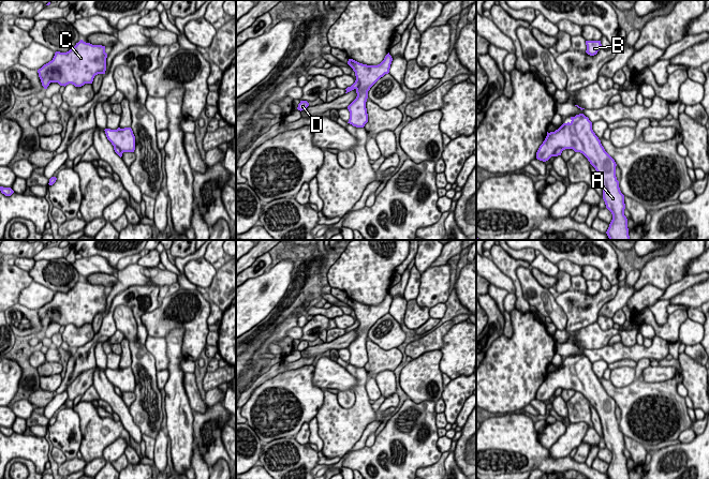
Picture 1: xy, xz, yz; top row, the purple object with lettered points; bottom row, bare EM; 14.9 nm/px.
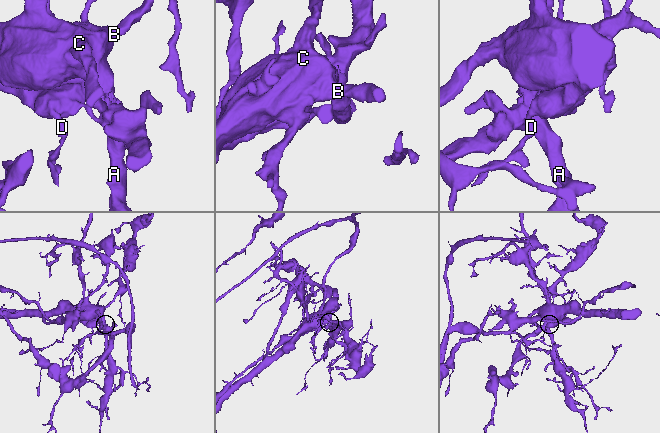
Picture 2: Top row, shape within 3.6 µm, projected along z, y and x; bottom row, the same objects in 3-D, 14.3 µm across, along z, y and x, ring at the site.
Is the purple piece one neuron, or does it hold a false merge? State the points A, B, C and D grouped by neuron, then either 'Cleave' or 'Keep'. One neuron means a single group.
Groups: A B C / D. Cleave

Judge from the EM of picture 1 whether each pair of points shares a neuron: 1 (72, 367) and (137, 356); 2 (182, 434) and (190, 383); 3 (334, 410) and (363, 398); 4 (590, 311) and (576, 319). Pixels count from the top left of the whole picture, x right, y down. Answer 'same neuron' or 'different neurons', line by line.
1: different neurons
2: different neurons
3: same neuron
4: same neuron

